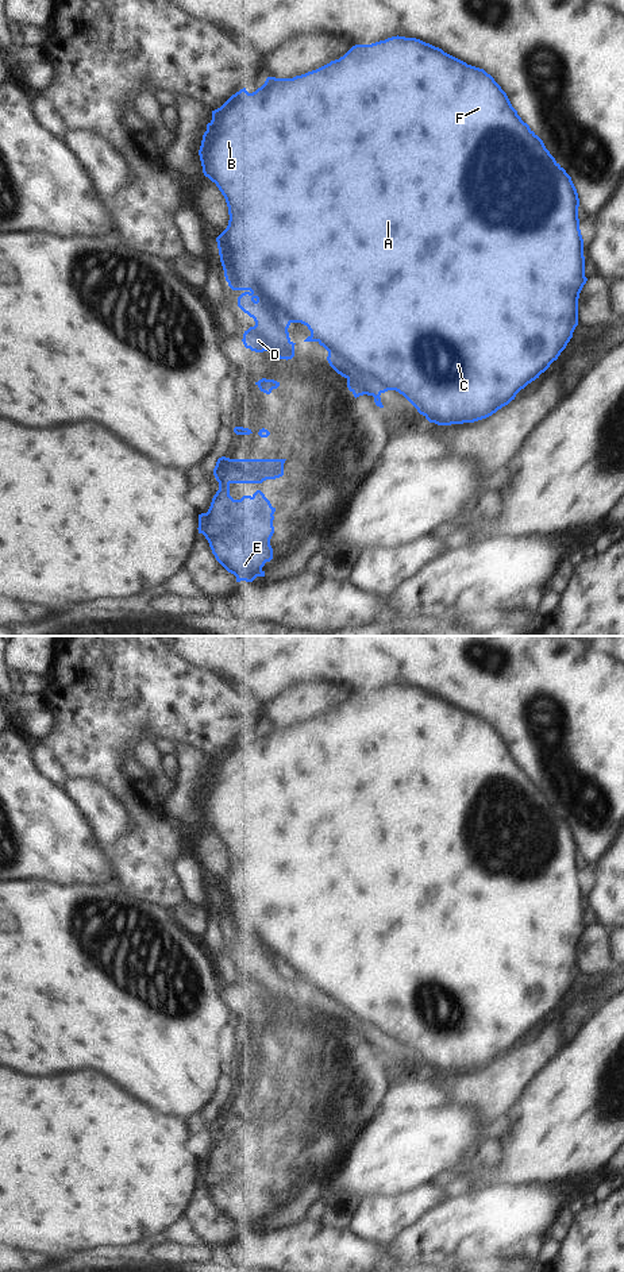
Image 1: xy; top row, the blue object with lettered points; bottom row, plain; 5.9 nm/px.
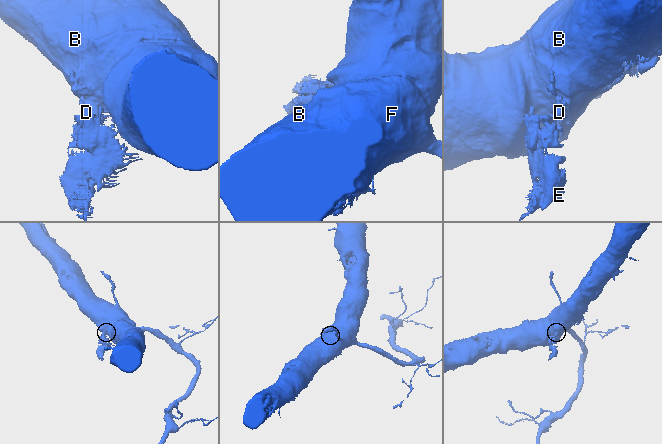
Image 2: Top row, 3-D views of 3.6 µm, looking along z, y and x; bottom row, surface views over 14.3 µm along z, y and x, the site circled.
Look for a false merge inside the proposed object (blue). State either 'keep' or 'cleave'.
cleave

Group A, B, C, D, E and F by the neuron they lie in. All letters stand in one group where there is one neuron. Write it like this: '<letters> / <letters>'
A B C F / D E

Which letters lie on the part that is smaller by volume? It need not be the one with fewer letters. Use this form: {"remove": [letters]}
{"remove": ["D", "E"]}

